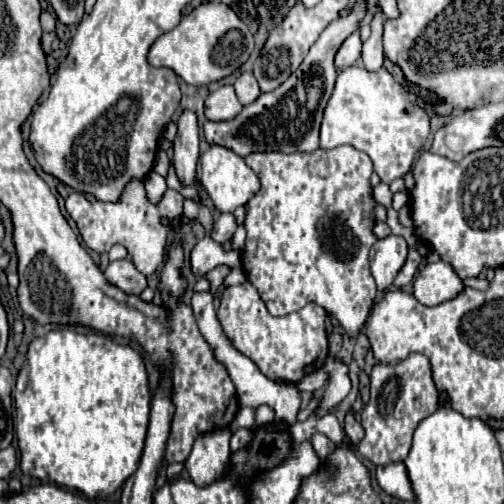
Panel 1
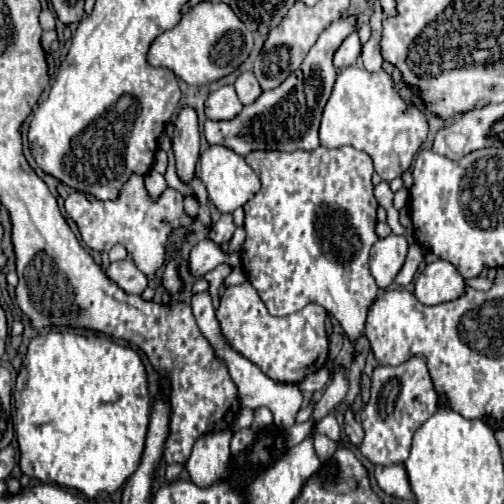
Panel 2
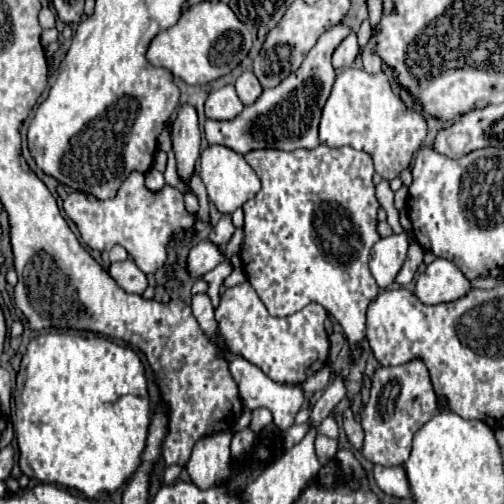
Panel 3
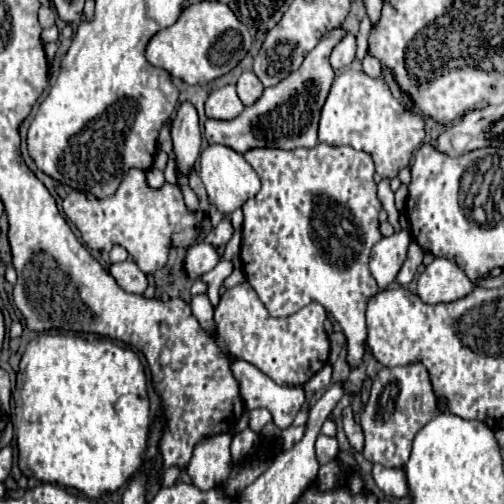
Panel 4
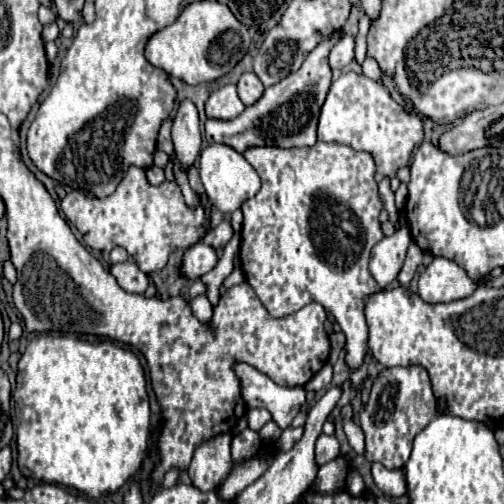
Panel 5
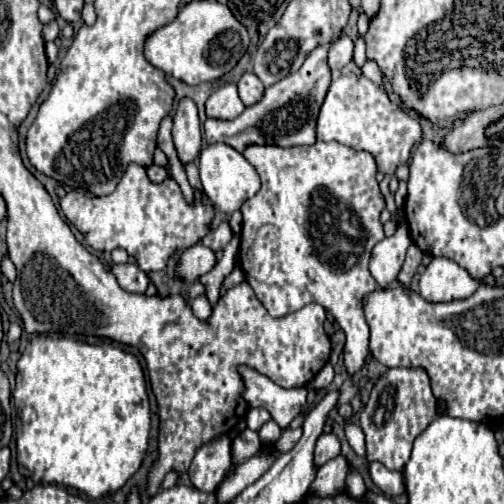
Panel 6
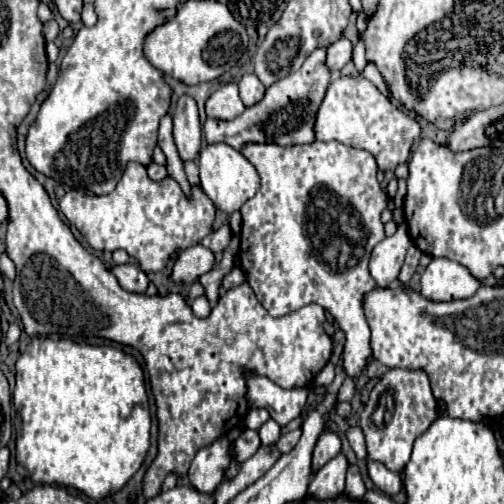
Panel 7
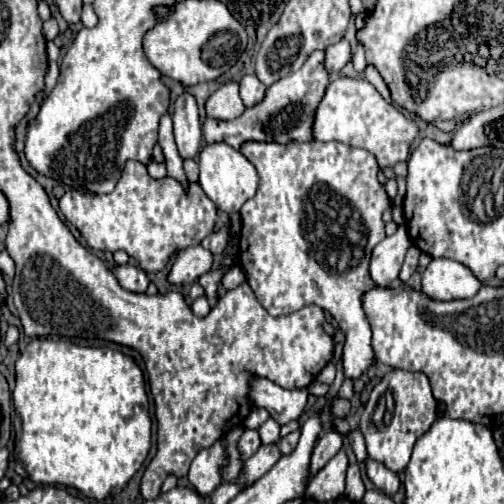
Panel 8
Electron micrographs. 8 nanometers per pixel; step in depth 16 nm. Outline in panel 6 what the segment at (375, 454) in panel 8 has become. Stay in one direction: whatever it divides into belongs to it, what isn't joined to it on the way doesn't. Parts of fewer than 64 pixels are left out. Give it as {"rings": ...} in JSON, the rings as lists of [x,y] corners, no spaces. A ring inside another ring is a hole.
{"rings":[[[390,368],[376,380],[370,400],[360,412],[366,434],[366,460],[380,462],[390,470],[402,470],[410,458],[414,438],[436,418],[436,398],[424,368]]]}

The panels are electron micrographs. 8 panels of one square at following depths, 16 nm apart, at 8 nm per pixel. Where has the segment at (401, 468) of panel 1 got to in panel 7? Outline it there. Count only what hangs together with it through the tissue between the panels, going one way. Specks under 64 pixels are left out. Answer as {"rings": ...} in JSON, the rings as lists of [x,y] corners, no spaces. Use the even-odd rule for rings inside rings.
{"rings":[[[368,462],[368,474],[370,474],[372,482],[386,496],[396,496],[402,490],[402,478],[400,478],[400,474],[384,468],[384,464],[380,464],[380,462]]]}

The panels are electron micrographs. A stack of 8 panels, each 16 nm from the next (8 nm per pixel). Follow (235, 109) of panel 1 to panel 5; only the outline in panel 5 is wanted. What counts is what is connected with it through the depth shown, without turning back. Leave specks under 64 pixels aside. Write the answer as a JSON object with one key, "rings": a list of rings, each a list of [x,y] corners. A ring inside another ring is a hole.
{"rings":[[[226,84],[210,94],[206,100],[206,116],[216,118],[216,120],[232,120],[244,110],[242,100],[238,98],[236,86]]]}

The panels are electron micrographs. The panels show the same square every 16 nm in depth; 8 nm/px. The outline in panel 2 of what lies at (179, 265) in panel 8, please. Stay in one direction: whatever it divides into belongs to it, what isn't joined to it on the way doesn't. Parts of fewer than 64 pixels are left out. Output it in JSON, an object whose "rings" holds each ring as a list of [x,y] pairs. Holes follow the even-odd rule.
{"rings":[[[210,238],[200,240],[190,252],[190,272],[196,278],[202,278],[206,272],[214,270],[218,264],[228,264],[232,268],[240,268],[240,254],[238,252],[224,252],[220,244],[212,242]]]}

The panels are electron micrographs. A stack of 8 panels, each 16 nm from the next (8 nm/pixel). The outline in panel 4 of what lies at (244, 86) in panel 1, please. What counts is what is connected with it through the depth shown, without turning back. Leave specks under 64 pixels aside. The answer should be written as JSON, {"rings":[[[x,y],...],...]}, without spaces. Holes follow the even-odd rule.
{"rings":[[[244,72],[236,82],[236,92],[238,92],[238,98],[242,100],[242,104],[248,106],[260,98],[264,88],[262,88],[262,84],[254,72]]]}

